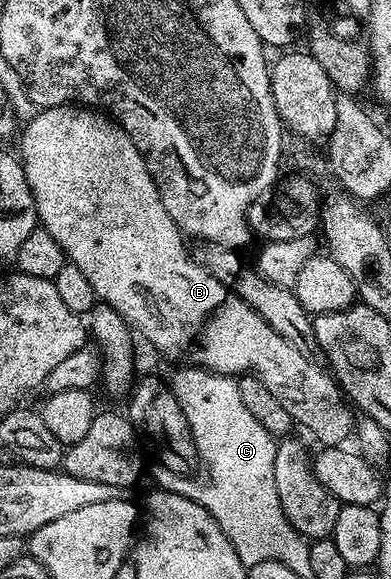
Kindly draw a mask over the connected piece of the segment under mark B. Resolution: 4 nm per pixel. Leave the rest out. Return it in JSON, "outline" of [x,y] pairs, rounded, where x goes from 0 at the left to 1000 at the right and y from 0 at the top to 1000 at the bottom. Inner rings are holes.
{"outline":[[[151,180],[136,187],[100,188],[90,197],[95,200],[64,221],[59,216],[56,226],[49,230],[51,263],[46,261],[46,275],[61,290],[66,314],[82,330],[100,392],[115,394],[136,408],[138,418],[148,418],[148,425],[159,425],[166,444],[179,454],[199,459],[199,466],[210,466],[210,473],[220,473],[230,494],[240,494],[248,520],[276,525],[292,535],[302,535],[302,542],[312,542],[312,558],[320,560],[322,570],[338,579],[338,585],[348,589],[350,596],[371,610],[379,606],[394,620],[430,625],[430,630],[442,634],[524,639],[532,646],[568,646],[596,653],[657,649],[691,674],[691,680],[701,680],[701,687],[711,687],[711,694],[721,694],[721,703],[729,705],[731,715],[742,715],[747,727],[765,737],[770,732],[803,758],[821,760],[816,763],[821,769],[877,769],[887,762],[880,758],[887,753],[893,758],[903,751],[905,717],[900,718],[903,706],[859,661],[857,651],[824,646],[816,639],[795,636],[772,618],[772,611],[762,611],[762,604],[752,604],[752,598],[742,598],[742,591],[731,591],[719,580],[701,577],[701,570],[691,570],[691,563],[680,563],[680,556],[670,556],[670,549],[660,549],[660,542],[650,542],[650,528],[639,528],[639,522],[629,522],[629,515],[619,515],[619,508],[609,508],[609,501],[598,501],[598,494],[588,494],[588,487],[578,487],[568,480],[568,473],[550,458],[532,459],[481,432],[483,420],[460,402],[458,390],[435,377],[435,370],[409,340],[409,332],[389,314],[379,288],[368,285],[368,276],[358,271],[358,259],[348,254],[345,242],[284,200],[223,183]]]}

